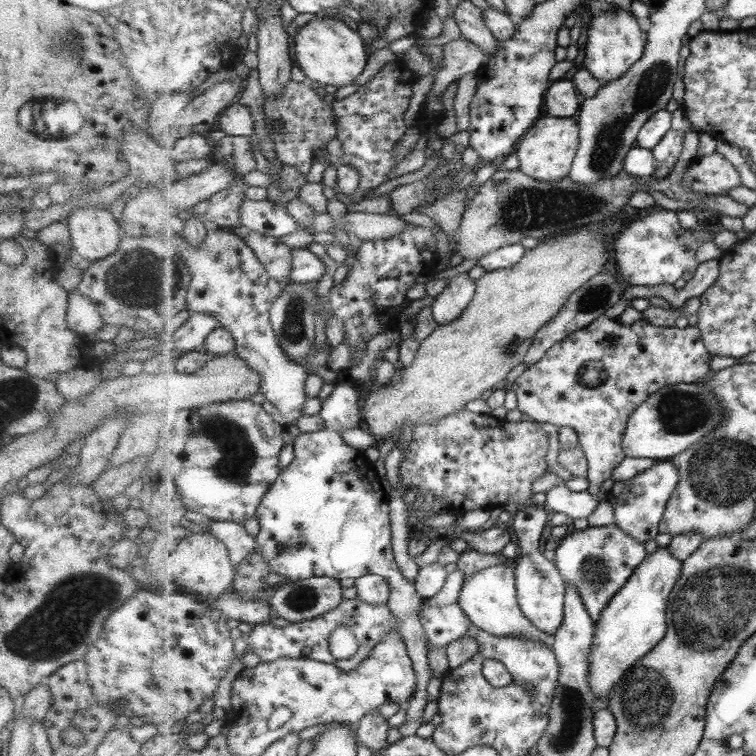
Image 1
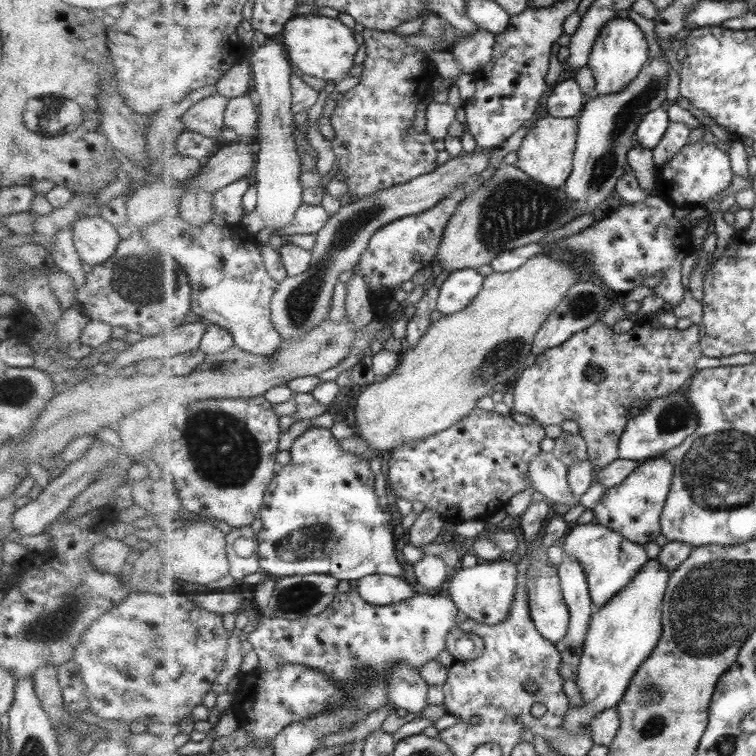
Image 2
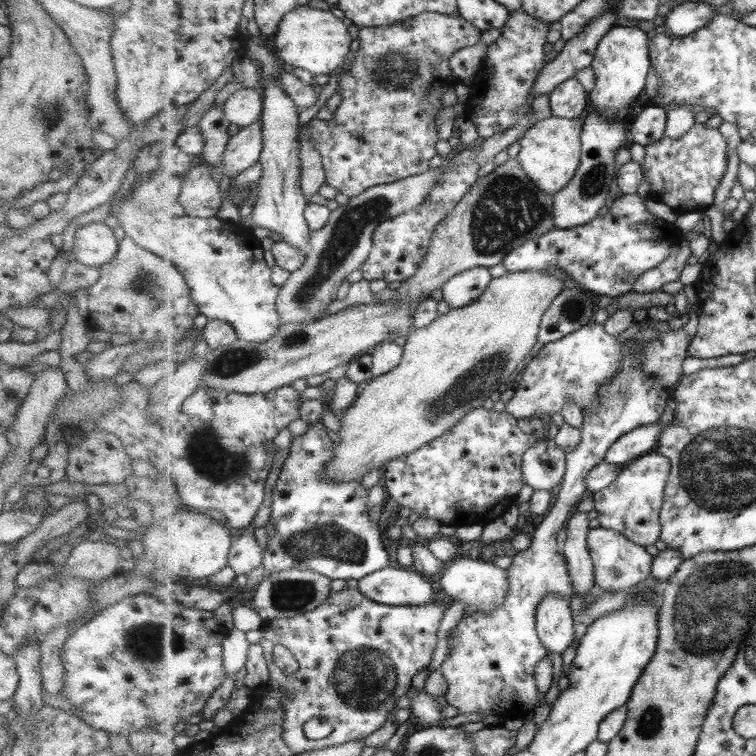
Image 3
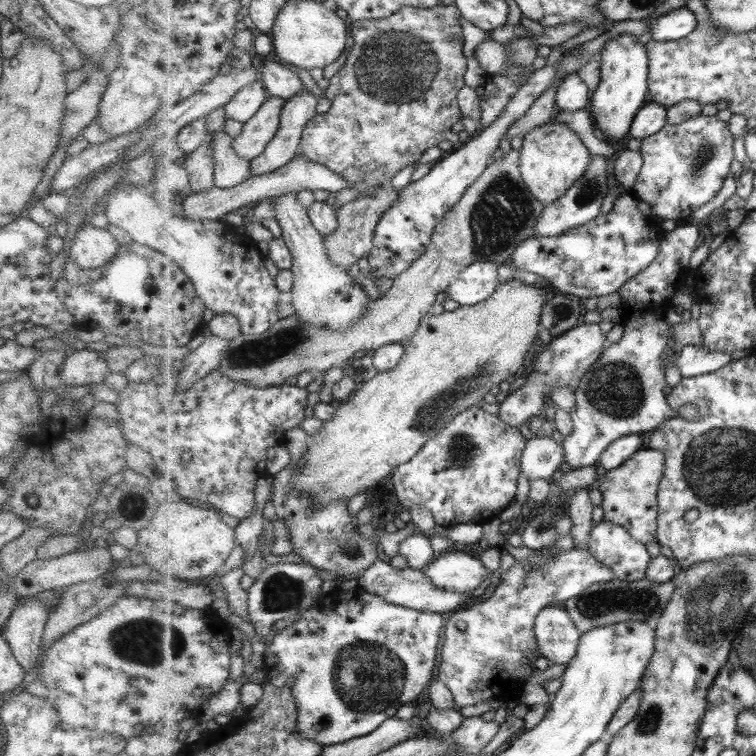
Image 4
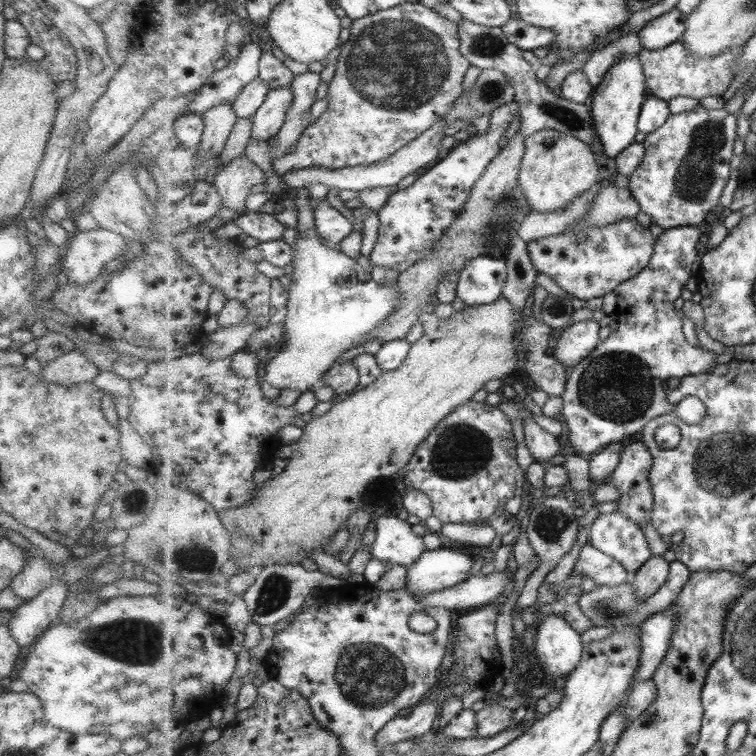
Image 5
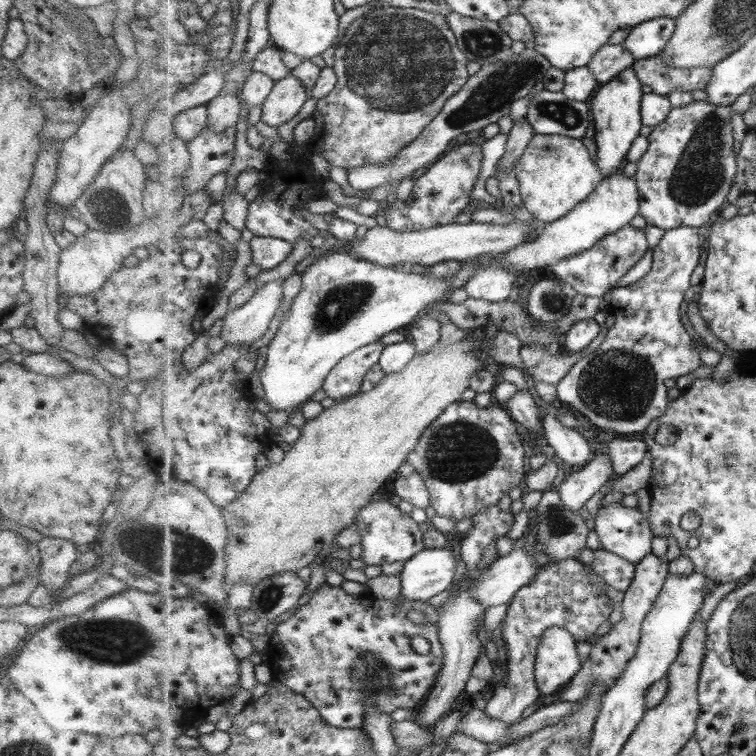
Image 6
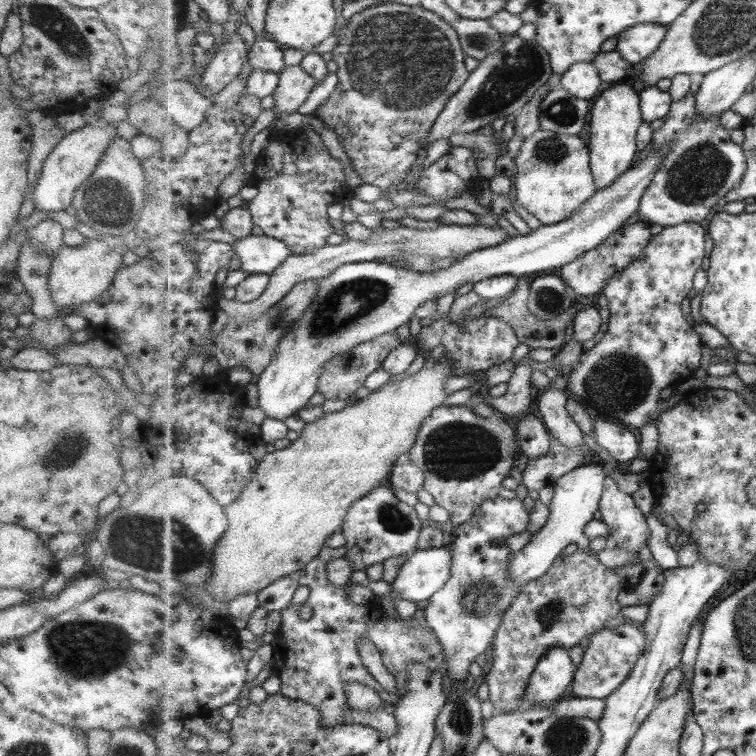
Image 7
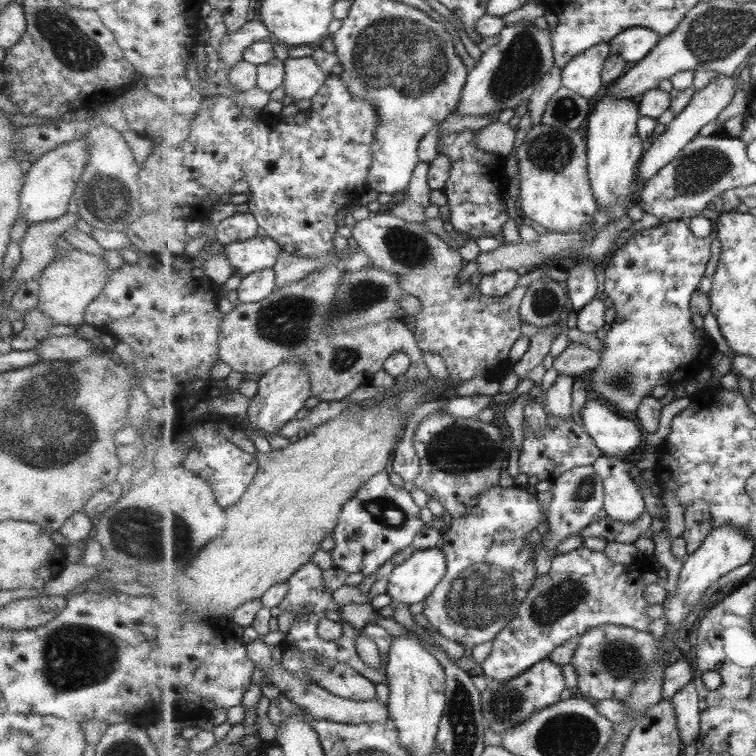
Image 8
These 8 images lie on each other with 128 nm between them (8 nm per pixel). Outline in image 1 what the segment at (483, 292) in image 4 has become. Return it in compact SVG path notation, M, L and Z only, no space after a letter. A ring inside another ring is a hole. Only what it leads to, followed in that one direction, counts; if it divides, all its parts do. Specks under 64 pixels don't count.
M461 273L450 280L451 283L431 305L437 324L449 324L457 320L473 302L475 296L477 284L475 284L475 279L469 278L469 274Z

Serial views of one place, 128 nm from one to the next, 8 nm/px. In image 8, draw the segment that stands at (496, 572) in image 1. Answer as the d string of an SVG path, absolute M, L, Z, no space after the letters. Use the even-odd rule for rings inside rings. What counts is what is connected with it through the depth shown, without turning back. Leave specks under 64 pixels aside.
M440 547L418 550L393 570L385 592L395 603L424 602L447 574L447 556Z

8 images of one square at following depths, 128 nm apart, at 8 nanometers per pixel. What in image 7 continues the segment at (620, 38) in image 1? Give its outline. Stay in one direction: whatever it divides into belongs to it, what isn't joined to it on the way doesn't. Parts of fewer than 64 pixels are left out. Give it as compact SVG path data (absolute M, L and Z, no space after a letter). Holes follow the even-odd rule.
M623 81L605 89L594 102L590 124L591 169L598 190L609 187L618 178L636 166L639 127L643 126L642 97L633 86Z

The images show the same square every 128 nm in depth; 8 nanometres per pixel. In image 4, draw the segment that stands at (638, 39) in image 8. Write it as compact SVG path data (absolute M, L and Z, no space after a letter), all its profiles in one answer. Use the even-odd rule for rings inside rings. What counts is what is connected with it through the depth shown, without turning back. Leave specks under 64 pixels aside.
M686 6L673 9L651 24L653 40L685 39L697 30L696 14Z

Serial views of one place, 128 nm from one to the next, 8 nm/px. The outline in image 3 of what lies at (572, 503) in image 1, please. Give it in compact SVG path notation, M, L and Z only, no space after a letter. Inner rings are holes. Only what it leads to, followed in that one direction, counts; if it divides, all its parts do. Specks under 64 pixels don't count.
M546 437L524 456L524 479L535 491L550 491L555 486L562 486L566 472L566 453L553 440Z

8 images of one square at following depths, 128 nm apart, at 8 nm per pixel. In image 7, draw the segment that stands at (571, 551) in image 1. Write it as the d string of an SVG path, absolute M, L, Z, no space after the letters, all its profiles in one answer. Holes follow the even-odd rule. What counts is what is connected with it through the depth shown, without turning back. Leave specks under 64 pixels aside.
M609 479L600 503L602 521L609 527L609 544L639 554L651 539L648 518L637 508L633 496L621 492L619 484Z

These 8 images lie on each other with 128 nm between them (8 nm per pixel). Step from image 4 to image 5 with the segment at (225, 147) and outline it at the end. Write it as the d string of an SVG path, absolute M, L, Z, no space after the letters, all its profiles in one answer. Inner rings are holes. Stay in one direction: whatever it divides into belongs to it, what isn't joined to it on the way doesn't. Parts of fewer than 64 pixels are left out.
M240 155L227 162L217 173L214 184L223 196L223 206L247 212L247 196L253 186L265 184L265 172L246 155Z

